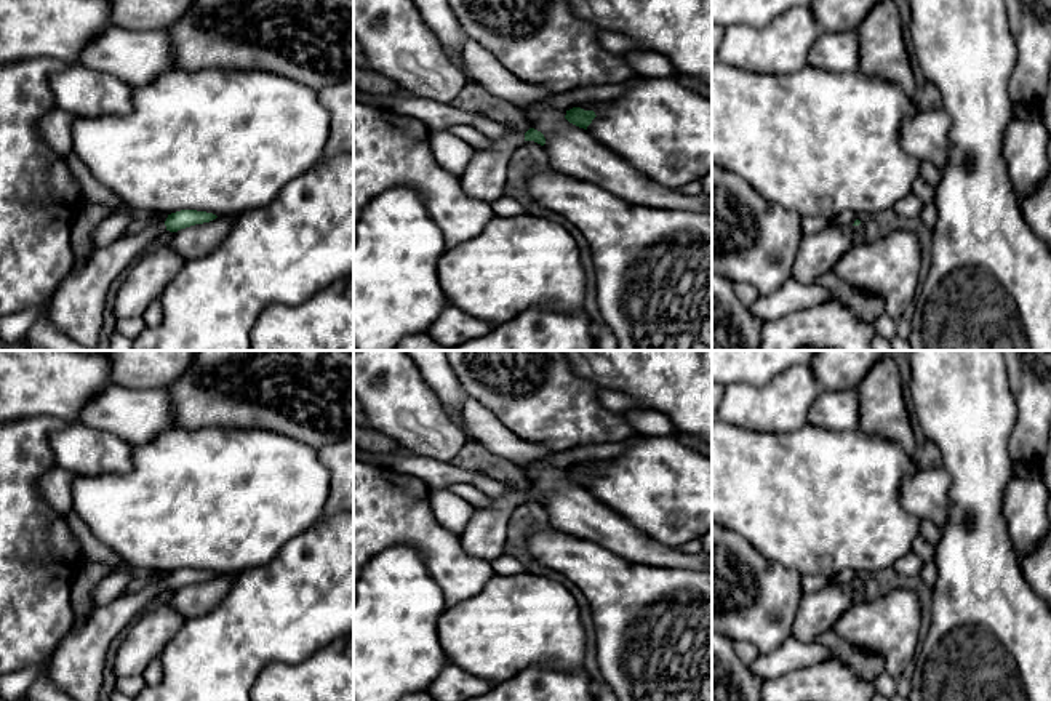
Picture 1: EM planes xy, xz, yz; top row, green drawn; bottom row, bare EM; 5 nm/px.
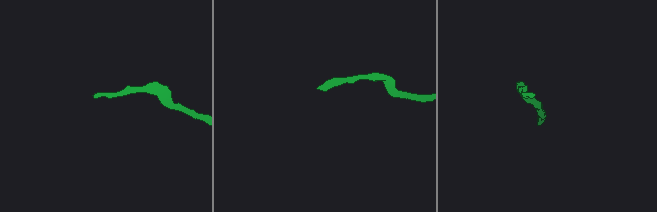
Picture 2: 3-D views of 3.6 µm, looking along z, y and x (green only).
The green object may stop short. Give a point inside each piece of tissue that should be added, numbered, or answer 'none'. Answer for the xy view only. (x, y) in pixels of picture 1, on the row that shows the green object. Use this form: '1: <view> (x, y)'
1: xy (77, 306)

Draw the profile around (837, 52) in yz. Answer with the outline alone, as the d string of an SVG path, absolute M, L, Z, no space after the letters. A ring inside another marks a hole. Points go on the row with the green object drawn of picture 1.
M821 32L808 53L808 66L830 72L859 70L857 32Z

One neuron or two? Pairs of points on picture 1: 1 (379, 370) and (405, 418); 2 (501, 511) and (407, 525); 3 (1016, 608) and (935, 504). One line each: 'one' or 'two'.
1: one
2: two
3: two

